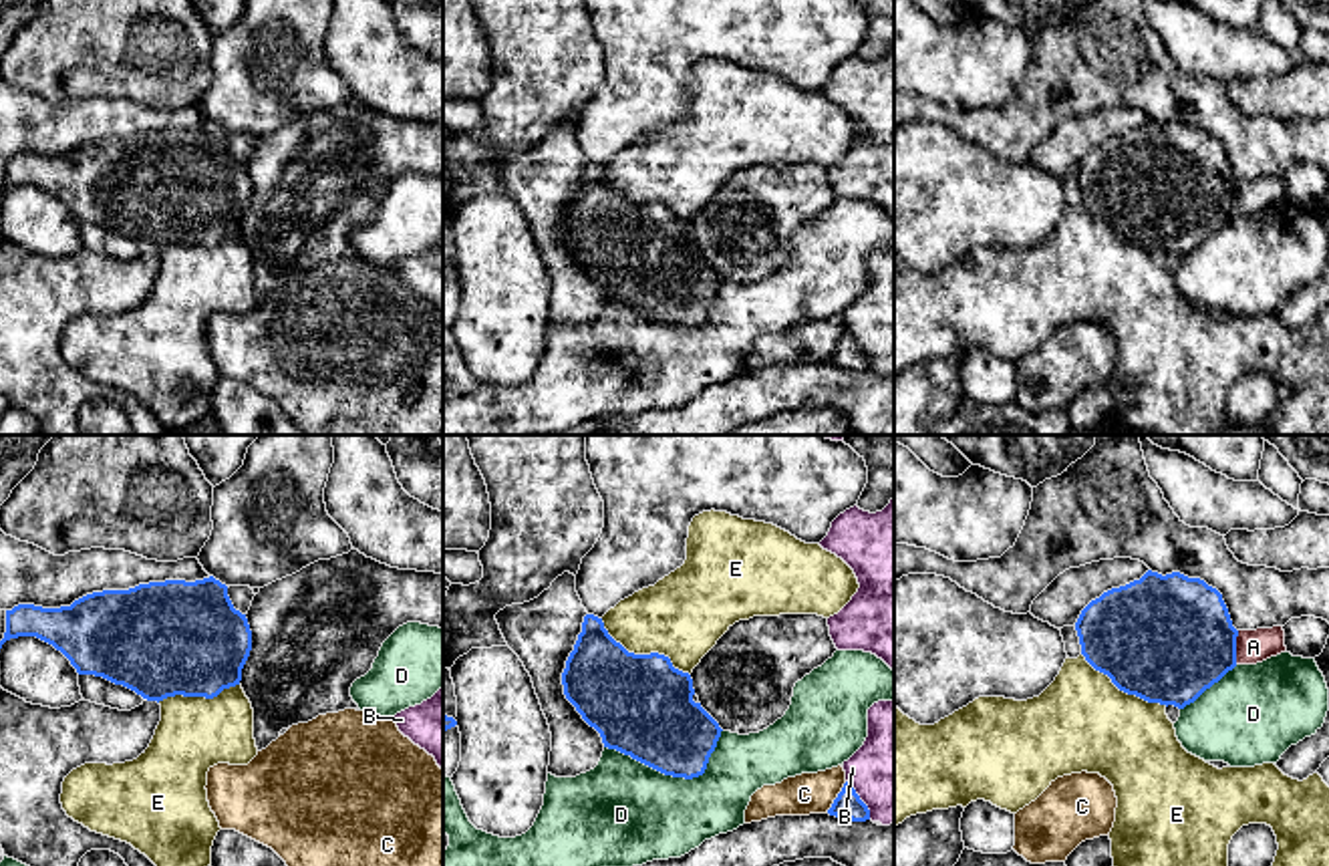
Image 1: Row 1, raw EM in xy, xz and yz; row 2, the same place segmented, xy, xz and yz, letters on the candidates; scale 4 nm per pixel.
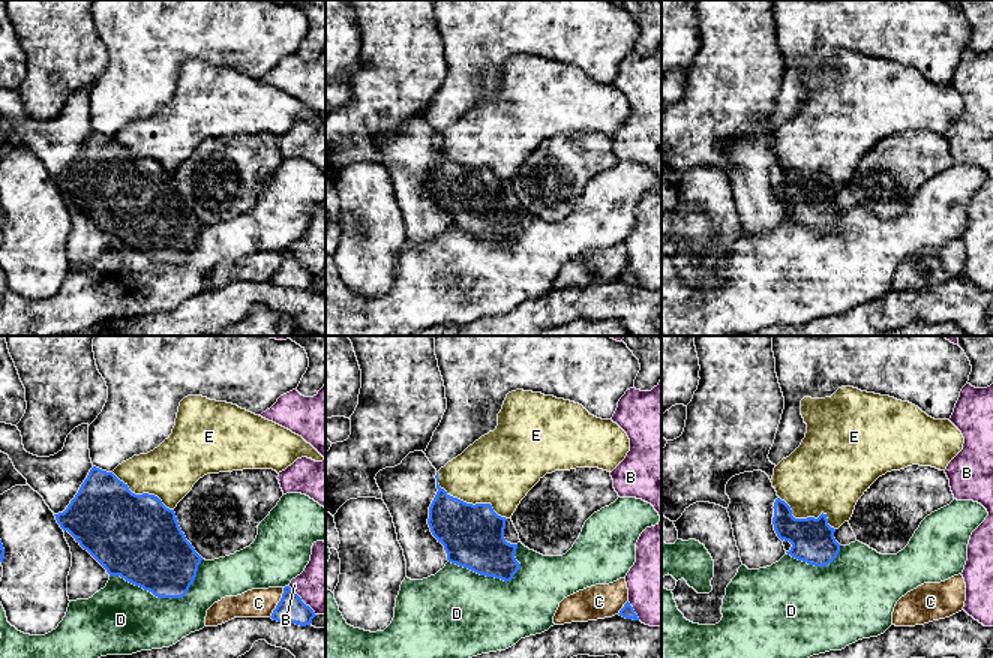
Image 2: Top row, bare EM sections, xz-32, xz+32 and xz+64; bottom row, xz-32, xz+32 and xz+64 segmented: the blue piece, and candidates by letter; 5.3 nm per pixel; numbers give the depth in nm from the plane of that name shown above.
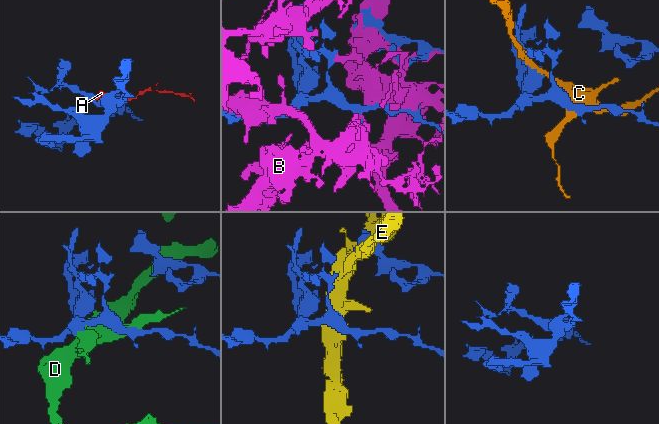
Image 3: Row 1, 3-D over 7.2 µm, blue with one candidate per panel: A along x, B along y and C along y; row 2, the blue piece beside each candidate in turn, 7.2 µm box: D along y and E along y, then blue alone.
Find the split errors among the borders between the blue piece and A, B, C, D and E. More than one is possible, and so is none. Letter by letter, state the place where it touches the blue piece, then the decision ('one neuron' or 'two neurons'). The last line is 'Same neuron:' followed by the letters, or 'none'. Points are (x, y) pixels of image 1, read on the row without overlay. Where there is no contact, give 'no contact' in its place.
A: meets blue in yz at (1235, 196); two neurons
B: meets blue in xz at (860, 349); two neurons
C: meets blue in xz at (836, 347); two neurons
D: meets blue in xz at (675, 325); two neurons
E: meets blue in xz at (643, 204); two neurons
Same neuron: none

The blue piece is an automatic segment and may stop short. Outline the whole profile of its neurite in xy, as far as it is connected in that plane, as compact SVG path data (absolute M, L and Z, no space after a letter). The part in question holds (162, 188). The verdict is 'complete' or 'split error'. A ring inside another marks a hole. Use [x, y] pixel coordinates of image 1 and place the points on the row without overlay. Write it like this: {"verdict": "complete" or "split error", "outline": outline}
{"verdict": "complete", "outline": "M213 125L93 141L60 157L18 153L6 159L0 197L18 185L36 185L52 193L79 224L103 226L157 252L175 244L213 248L224 238L240 234L252 199L246 163L234 157L228 135Z"}

